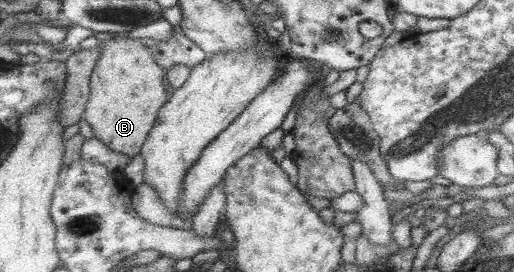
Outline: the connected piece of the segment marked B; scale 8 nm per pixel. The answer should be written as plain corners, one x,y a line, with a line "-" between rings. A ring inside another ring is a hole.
126,33
109,40
99,40
98,50
100,56
90,75
90,96
82,118
90,124
98,140
103,141
113,151
124,153
131,159
140,153
142,145
146,142
157,119
159,110
170,99
163,86
163,77
165,77
166,71
157,65
148,45
145,45
141,38
132,39

